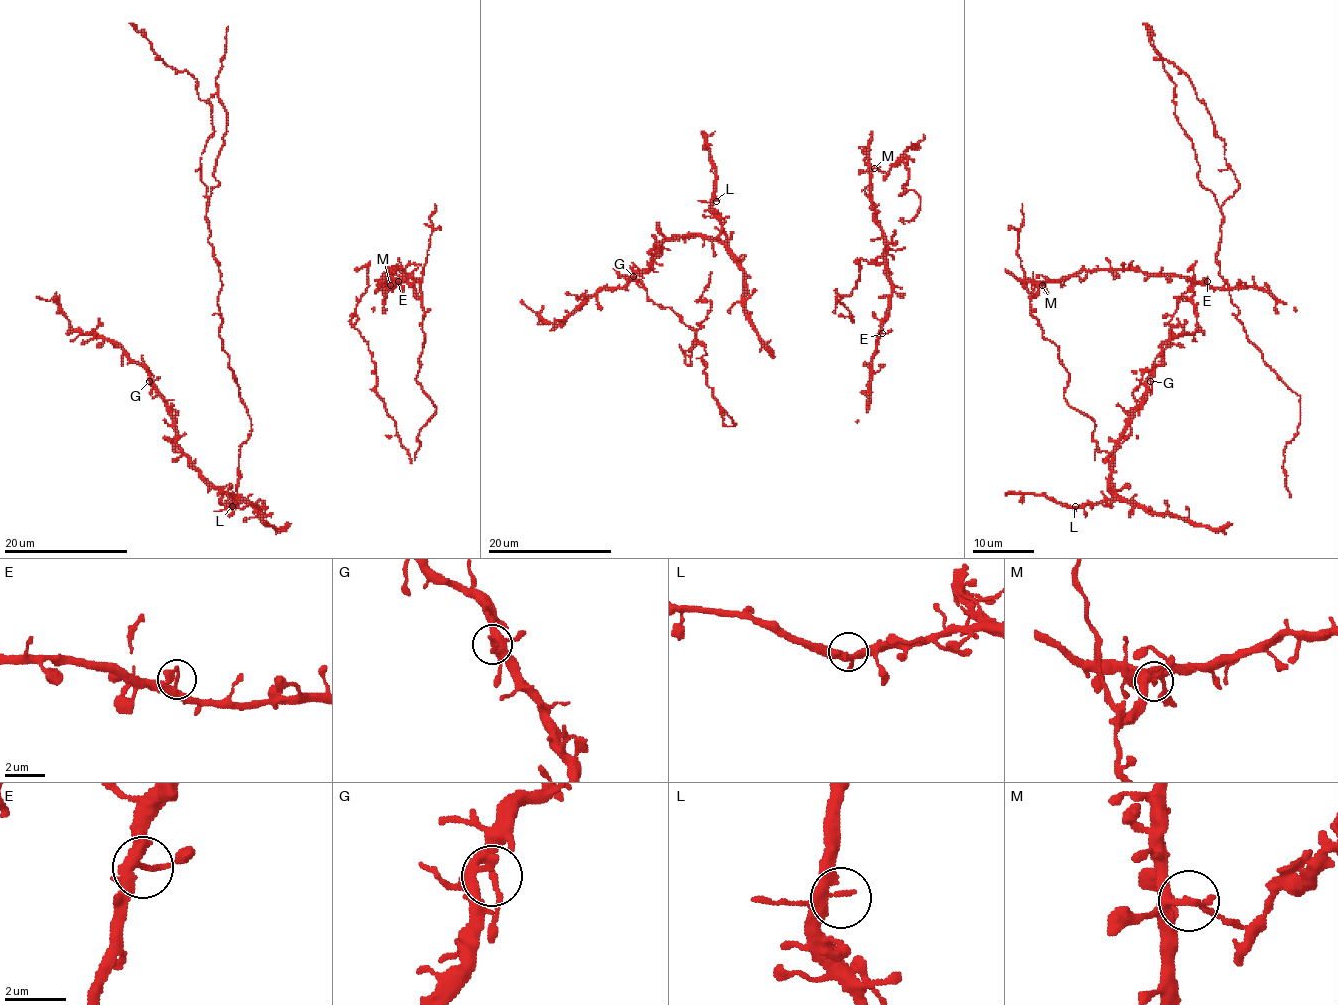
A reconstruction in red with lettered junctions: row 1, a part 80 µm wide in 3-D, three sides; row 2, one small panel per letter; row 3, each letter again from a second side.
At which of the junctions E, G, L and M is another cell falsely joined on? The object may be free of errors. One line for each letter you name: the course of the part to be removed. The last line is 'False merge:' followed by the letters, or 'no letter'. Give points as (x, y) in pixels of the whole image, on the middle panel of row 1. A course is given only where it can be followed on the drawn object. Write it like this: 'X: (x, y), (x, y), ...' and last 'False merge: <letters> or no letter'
M: (874, 168), (886, 173), (905, 156)
False merge: M

